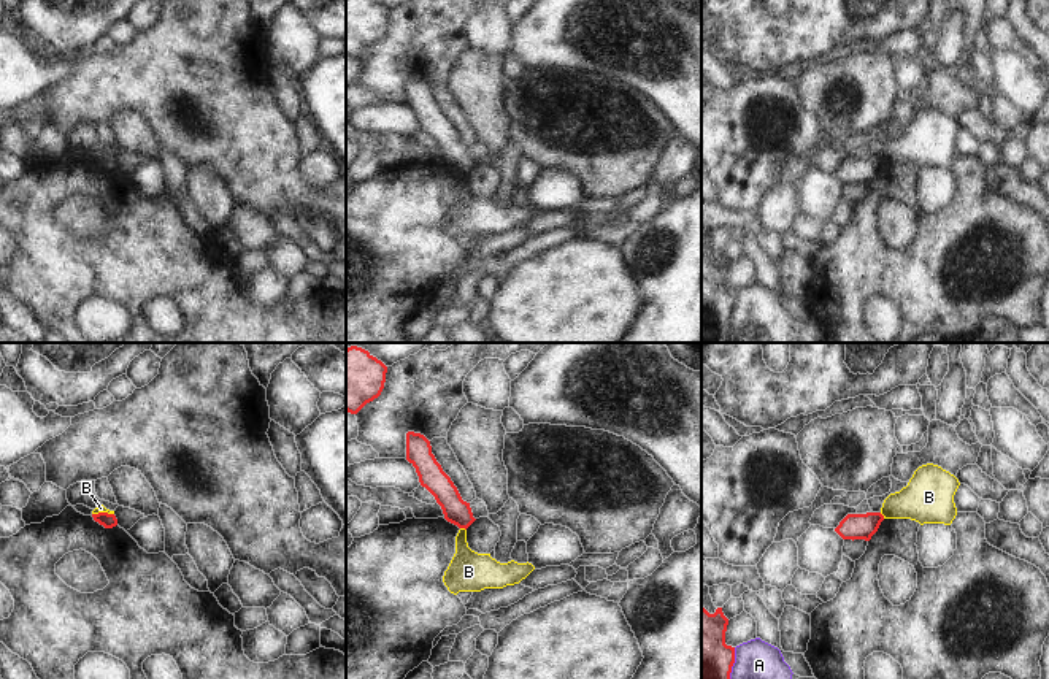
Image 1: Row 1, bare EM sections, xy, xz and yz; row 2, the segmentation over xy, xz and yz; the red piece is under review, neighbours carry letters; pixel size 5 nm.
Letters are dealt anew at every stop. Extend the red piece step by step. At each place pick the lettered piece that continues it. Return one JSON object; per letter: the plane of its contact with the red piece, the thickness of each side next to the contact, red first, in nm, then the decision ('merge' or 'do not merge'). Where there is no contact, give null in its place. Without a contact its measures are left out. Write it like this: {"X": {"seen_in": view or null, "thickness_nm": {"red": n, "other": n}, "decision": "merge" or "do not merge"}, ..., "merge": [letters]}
{"A": {"seen_in": "yz", "thickness_nm": {"red": 300, "other": 320}, "decision": "do not merge"}, "B": {"seen_in": "xz", "thickness_nm": {"red": 130, "other": 200}, "decision": "do not merge"}, "merge": []}

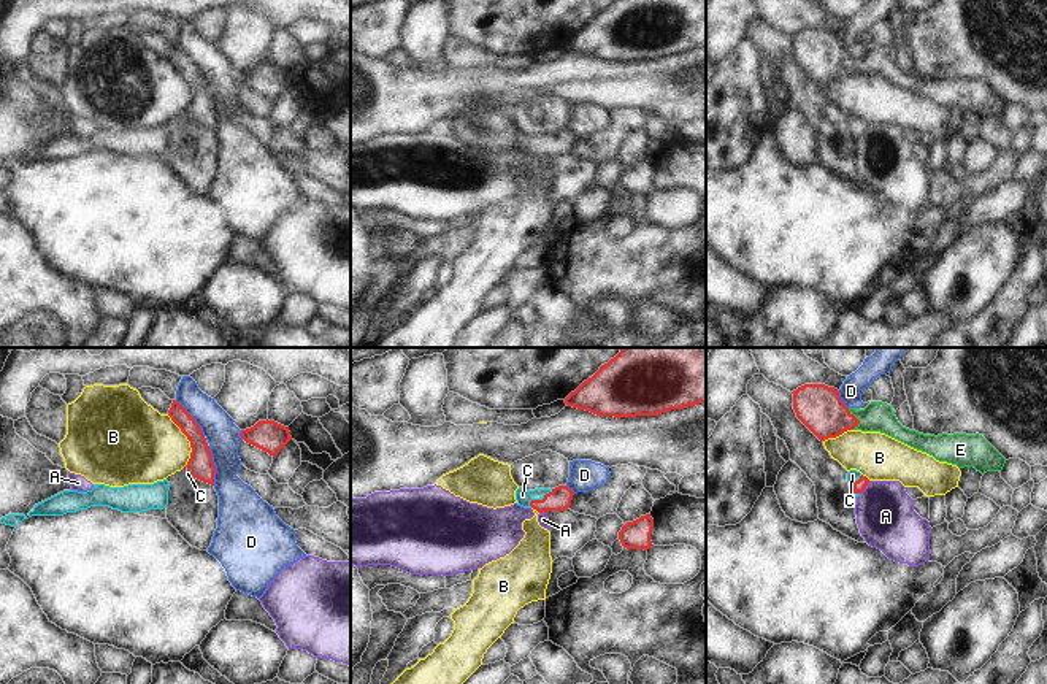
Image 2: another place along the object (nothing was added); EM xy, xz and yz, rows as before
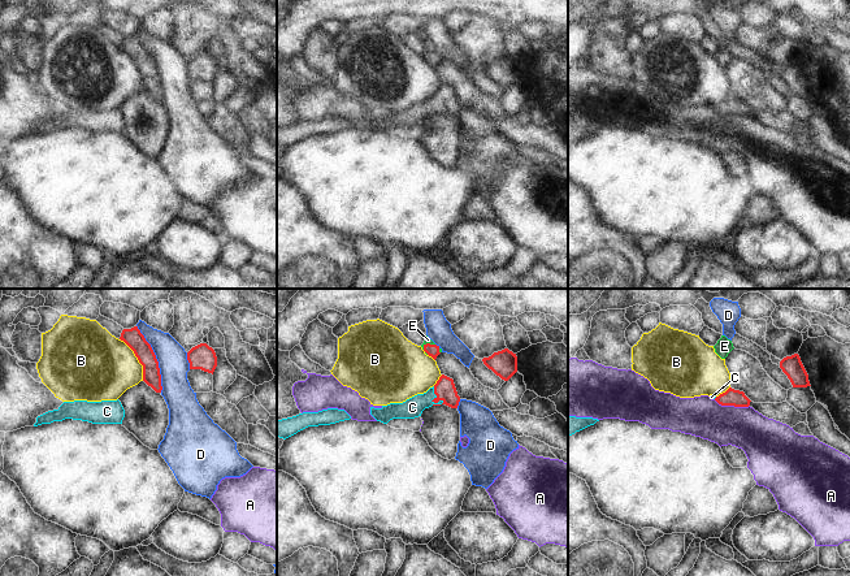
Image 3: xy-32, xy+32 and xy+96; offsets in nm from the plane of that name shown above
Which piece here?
{"A": {"seen_in": "yz", "thickness_nm": {"red": 60, "other": 300}, "decision": "do not merge"}, "B": {"seen_in": "xy", "thickness_nm": {"red": 140, "other": 380}, "decision": "do not merge"}, "C": {"seen_in": "xz", "thickness_nm": {"red": 120, "other": 80}, "decision": "merge"}, "D": {"seen_in": "xy", "thickness_nm": {"red": 140, "other": 220}, "decision": "do not merge"}, "E": {"seen_in": "yz", "thickness_nm": {"red": 220, "other": 150}, "decision": "merge"}, "merge": ["C", "E"]}

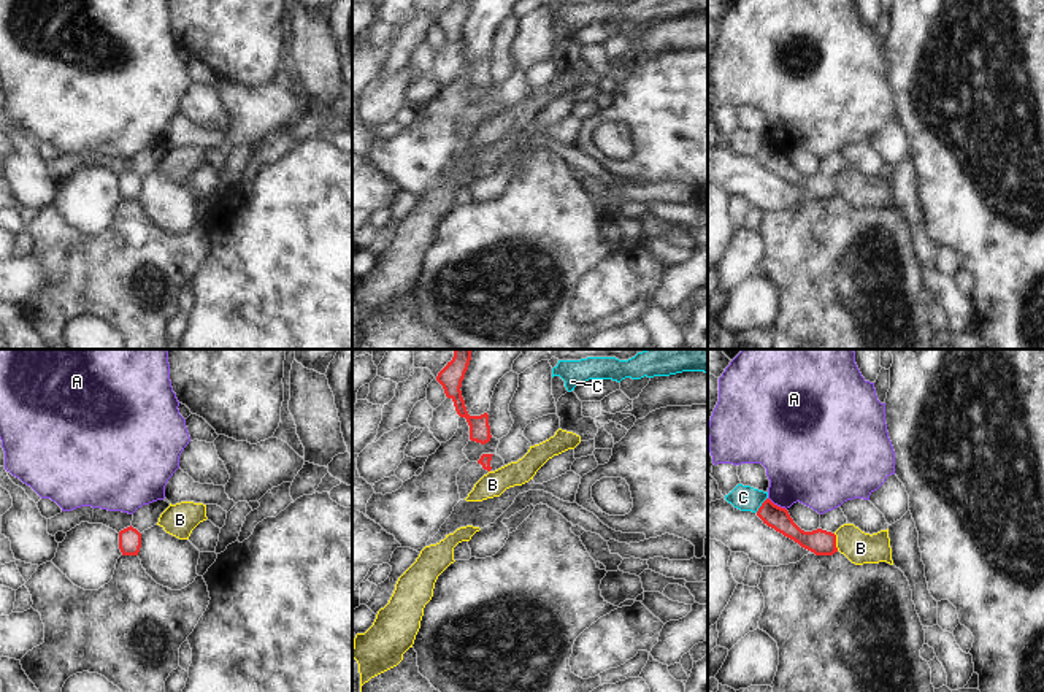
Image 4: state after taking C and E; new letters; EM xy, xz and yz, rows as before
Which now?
{"A": {"seen_in": "yz", "thickness_nm": {"red": 120, "other": 380}, "decision": "do not merge"}, "B": {"seen_in": "yz", "thickness_nm": {"red": 130, "other": 160}, "decision": "do not merge"}, "C": {"seen_in": "yz", "thickness_nm": {"red": 120, "other": 130}, "decision": "do not merge"}, "merge": []}

